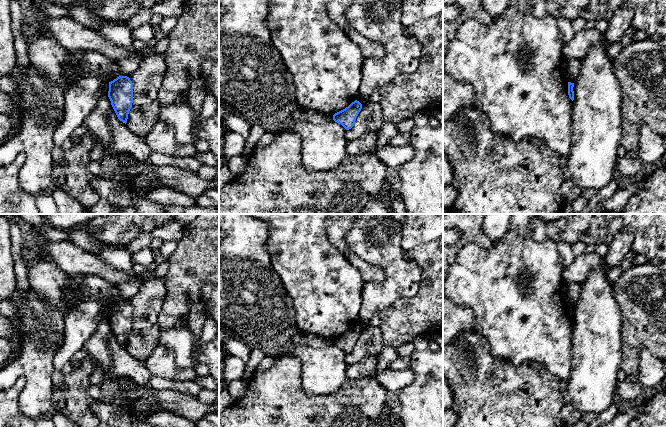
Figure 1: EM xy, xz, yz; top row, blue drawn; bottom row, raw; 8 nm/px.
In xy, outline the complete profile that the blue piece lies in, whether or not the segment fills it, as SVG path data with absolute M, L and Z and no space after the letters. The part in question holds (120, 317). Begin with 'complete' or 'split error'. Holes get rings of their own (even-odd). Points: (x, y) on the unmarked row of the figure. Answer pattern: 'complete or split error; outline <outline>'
complete; outline M119 300L109 306L108 321L118 343L127 347L133 327L133 307L127 300Z

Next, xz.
complete; outline M355 324L345 333L335 337L333 339L333 344L341 348L346 354L349 354L354 350L356 342L361 333L362 328Z

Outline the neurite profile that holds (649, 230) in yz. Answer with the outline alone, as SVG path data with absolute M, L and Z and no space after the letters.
M621 214L621 217L623 229L634 236L632 251L645 256L649 263L666 272L666 214Z

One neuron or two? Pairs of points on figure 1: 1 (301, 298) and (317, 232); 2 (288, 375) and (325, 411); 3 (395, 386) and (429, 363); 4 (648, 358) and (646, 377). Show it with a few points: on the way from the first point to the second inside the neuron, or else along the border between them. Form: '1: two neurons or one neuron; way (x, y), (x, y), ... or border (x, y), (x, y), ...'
1: one neuron; way (308, 282), (308, 248)
2: one neuron; way (290, 387), (313, 410)
3: two neurons; border (391, 368), (409, 369), (416, 377)
4: one neuron; way (648, 363), (648, 372)

